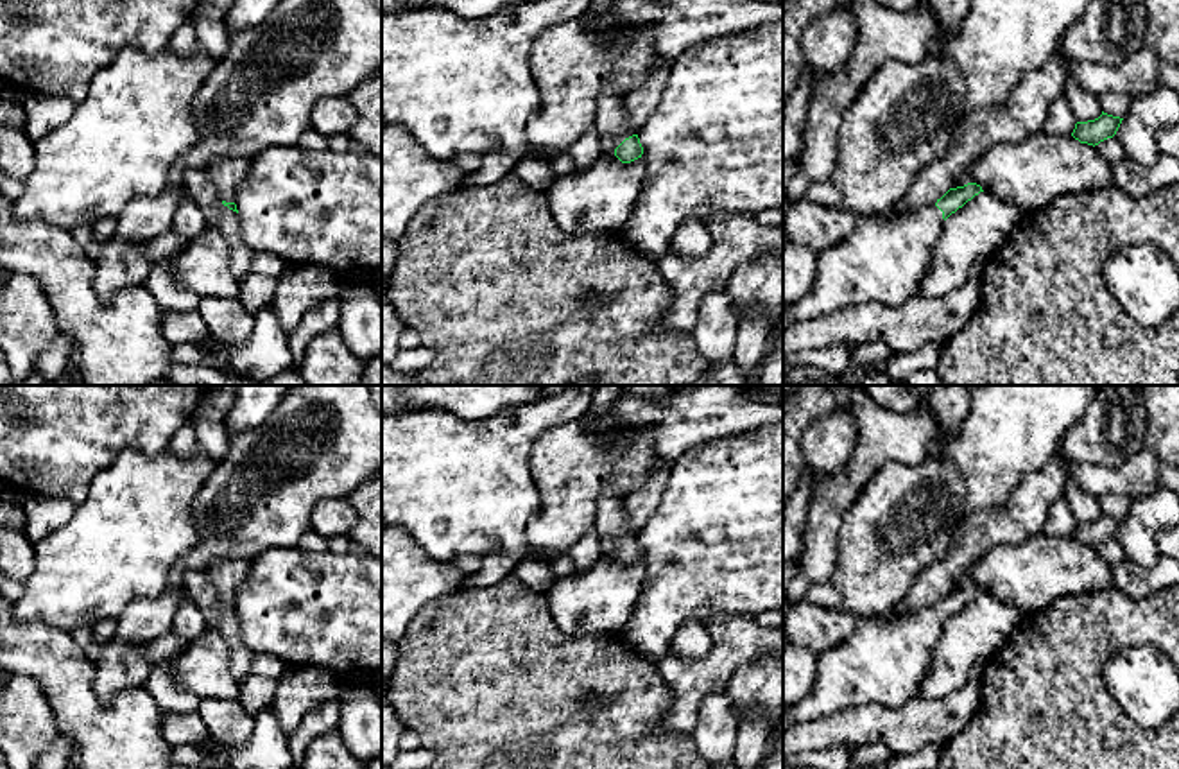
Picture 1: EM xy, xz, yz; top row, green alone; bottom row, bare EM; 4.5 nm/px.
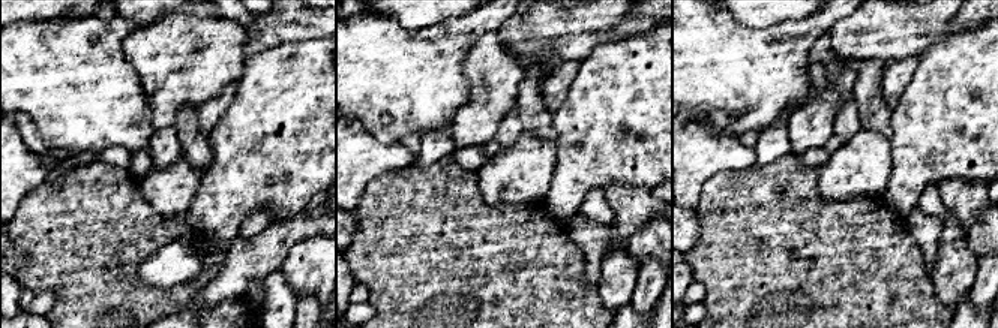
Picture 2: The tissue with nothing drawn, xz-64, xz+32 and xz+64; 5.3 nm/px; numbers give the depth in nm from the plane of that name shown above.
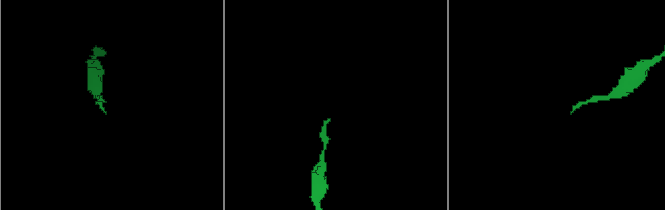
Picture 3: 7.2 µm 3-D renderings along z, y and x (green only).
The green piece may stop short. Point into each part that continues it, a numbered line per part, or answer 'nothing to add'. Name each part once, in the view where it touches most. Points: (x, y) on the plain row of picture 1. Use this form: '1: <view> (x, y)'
1: xz (610, 520)

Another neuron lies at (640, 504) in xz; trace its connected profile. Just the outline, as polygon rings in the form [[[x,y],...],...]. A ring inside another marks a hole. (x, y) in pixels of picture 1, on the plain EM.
[[[661,459],[650,477],[624,498],[627,522],[636,534],[658,509],[668,477],[670,461]]]

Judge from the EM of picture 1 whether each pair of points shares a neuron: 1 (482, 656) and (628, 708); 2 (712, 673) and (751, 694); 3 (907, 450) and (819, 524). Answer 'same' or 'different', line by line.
1: same
2: different
3: same

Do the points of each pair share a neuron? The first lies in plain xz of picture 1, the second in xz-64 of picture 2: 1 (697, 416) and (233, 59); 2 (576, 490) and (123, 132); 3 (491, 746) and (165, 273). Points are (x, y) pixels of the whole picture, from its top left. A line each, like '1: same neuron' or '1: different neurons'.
1: different neurons
2: different neurons
3: different neurons

